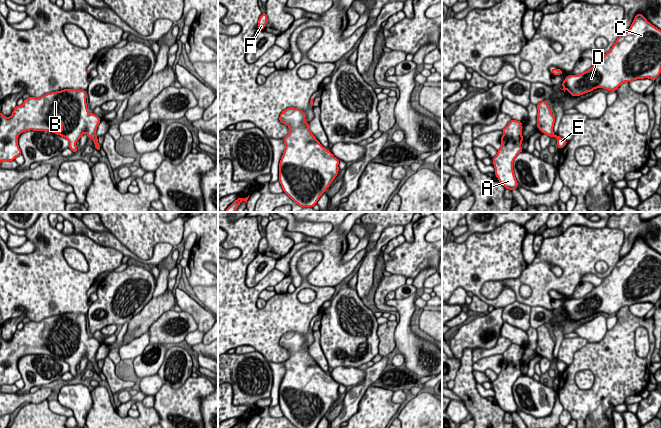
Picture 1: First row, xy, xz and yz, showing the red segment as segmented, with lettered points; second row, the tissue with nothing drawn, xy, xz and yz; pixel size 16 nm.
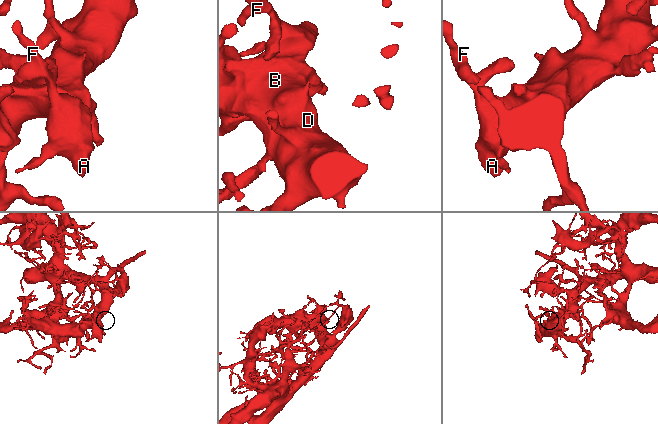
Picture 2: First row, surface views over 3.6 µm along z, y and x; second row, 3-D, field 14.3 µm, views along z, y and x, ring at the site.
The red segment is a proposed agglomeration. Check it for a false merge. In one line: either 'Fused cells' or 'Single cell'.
Single cell

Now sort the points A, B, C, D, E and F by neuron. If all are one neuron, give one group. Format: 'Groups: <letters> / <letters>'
Groups: A B C D E F

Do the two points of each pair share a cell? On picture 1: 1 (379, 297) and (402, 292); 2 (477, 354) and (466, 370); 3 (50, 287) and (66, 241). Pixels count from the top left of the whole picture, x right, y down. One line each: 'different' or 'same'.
1: different
2: different
3: same

